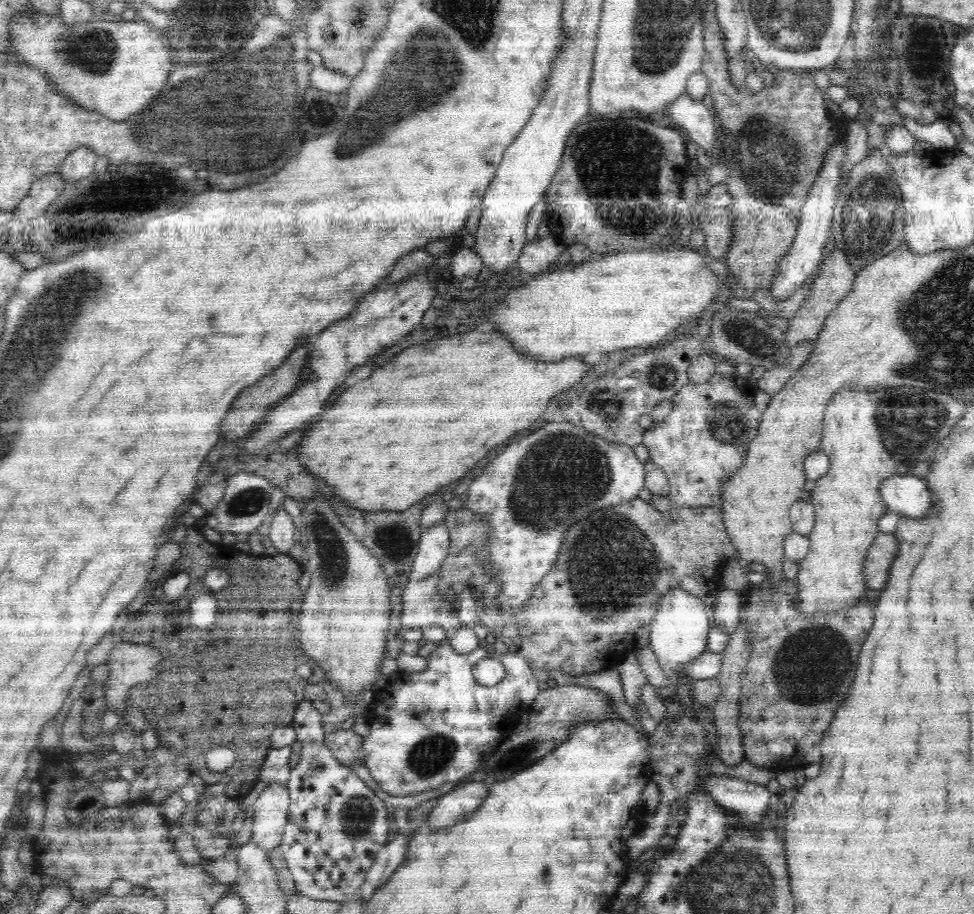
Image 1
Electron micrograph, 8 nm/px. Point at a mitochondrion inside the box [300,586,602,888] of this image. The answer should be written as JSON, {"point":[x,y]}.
{"point":[432,754]}

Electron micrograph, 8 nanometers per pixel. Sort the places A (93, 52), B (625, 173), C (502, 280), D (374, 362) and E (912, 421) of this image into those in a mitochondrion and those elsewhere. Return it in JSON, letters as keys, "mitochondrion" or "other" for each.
{"A":"mitochondrion","B":"mitochondrion","C":"other","D":"other","E":"mitochondrion"}

